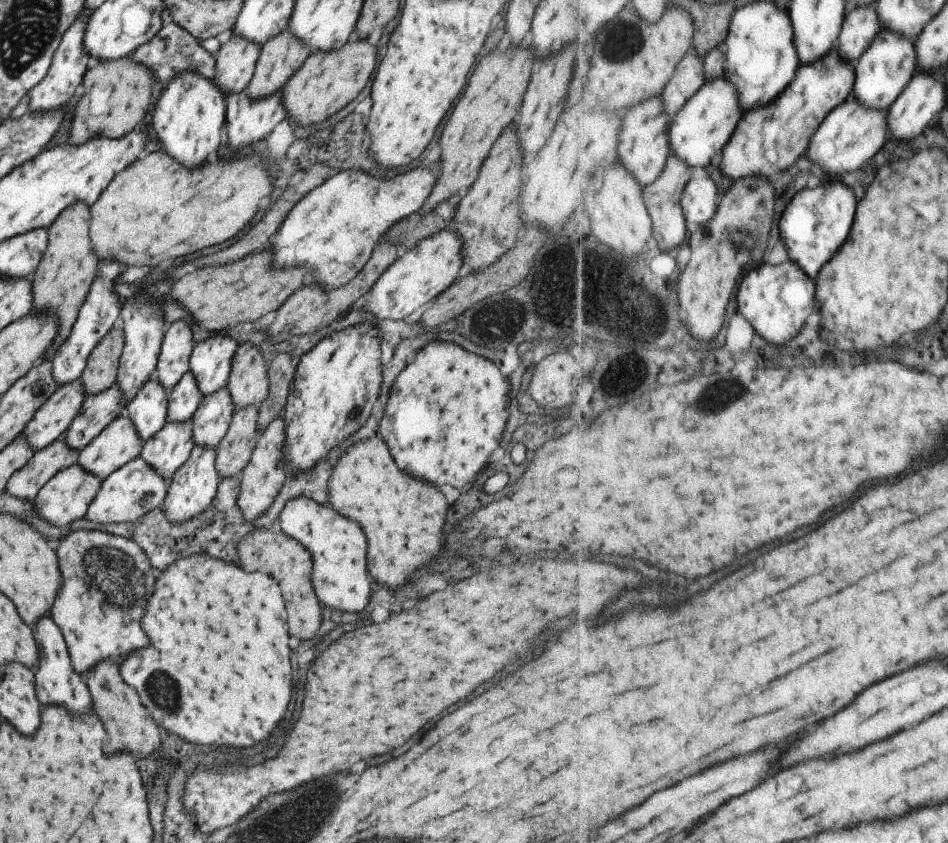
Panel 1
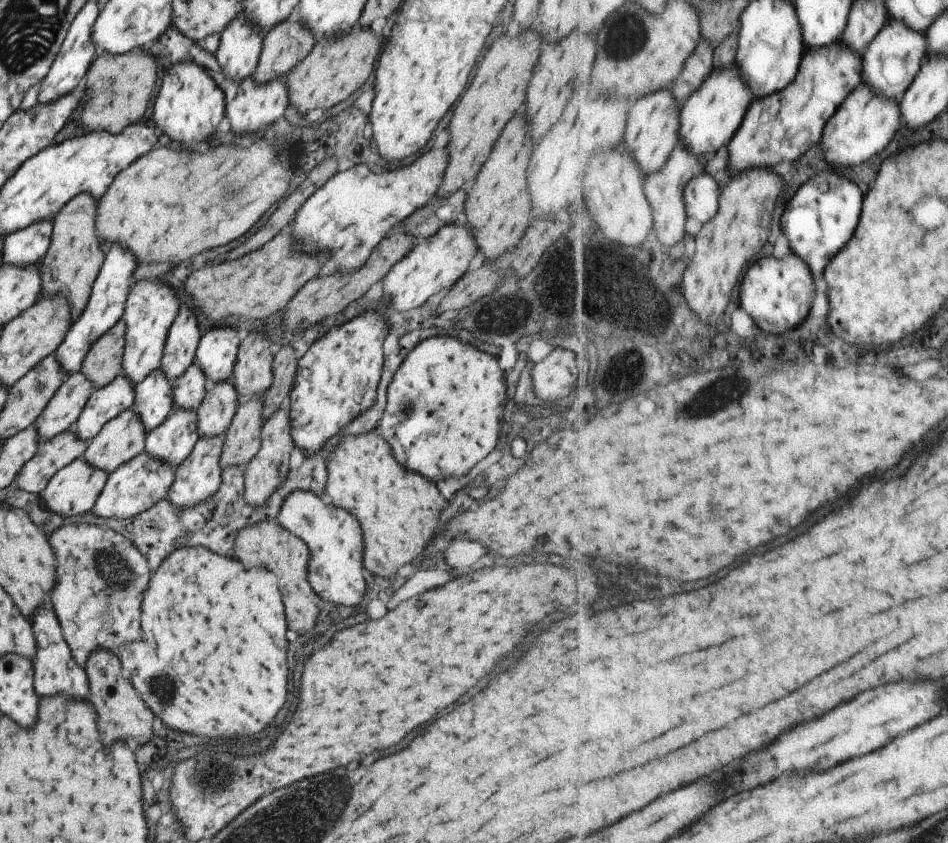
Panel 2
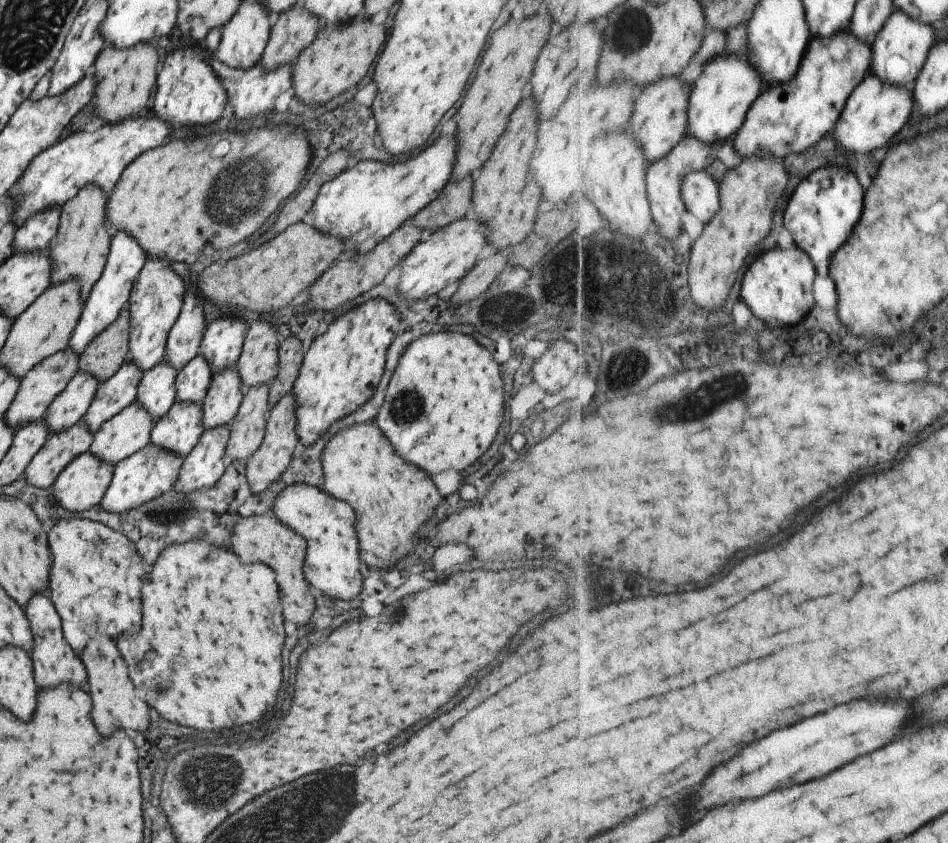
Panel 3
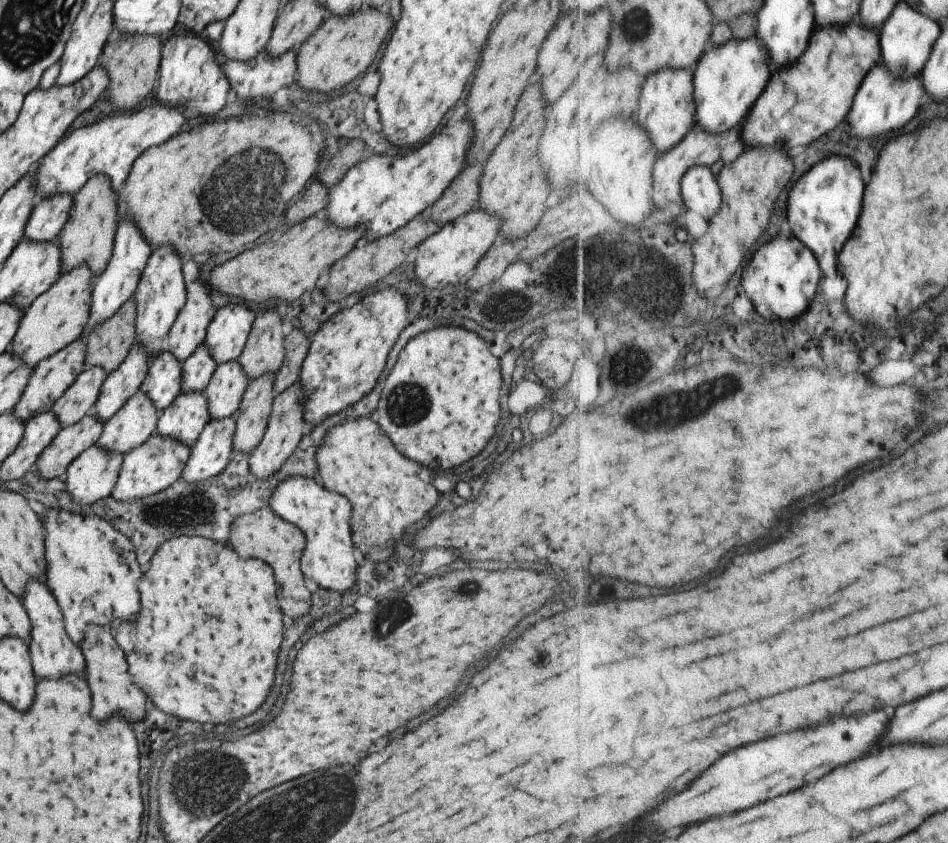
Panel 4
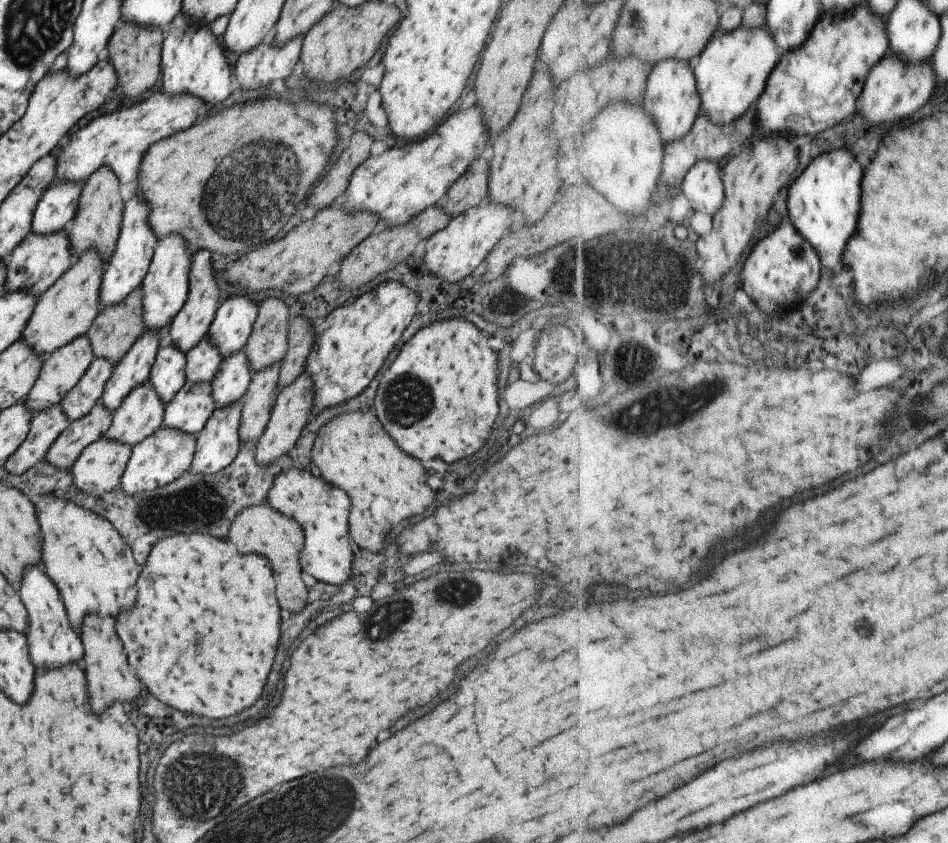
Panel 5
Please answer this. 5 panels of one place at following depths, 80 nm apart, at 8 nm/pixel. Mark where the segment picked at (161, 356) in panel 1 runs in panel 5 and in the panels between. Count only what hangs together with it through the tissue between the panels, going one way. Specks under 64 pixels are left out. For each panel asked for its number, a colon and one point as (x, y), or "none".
2: (182, 336)
3: (183, 338)
4: (188, 329)
5: (191, 323)

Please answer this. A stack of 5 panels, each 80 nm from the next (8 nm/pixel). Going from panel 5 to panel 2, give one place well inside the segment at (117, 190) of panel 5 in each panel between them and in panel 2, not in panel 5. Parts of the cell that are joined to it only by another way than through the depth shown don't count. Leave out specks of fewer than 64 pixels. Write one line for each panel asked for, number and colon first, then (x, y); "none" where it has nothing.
2: (72, 260)
3: (82, 245)
4: (86, 238)

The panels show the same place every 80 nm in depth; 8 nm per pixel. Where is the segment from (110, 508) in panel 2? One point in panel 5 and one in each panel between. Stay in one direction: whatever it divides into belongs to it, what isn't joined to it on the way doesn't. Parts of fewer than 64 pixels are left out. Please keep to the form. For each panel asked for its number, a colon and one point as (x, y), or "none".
3: (150, 471)
4: (152, 466)
5: (154, 461)

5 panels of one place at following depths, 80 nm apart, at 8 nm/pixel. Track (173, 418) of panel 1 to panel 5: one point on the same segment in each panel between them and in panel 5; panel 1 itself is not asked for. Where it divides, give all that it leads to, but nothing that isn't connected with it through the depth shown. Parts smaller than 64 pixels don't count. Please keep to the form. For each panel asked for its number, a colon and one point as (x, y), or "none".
2: (188, 389)
3: (191, 381)
4: (197, 368)
5: (202, 360)

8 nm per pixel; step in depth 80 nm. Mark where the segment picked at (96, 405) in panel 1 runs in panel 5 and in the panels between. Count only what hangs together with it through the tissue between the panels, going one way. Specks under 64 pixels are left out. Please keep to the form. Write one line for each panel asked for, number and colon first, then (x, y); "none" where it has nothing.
2: (105, 403)
3: (114, 394)
4: (118, 385)
5: (132, 369)

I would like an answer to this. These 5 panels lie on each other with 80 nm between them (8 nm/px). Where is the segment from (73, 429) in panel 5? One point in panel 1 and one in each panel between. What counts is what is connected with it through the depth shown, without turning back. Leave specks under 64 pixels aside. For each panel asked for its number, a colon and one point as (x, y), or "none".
1: (24, 483)
2: (52, 454)
3: (59, 449)
4: (70, 441)

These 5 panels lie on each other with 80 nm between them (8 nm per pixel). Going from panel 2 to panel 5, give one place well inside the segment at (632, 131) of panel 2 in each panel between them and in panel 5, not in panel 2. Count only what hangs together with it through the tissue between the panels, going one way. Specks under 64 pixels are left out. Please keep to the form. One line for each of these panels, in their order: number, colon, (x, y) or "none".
3: (661, 122)
4: (668, 110)
5: (672, 98)

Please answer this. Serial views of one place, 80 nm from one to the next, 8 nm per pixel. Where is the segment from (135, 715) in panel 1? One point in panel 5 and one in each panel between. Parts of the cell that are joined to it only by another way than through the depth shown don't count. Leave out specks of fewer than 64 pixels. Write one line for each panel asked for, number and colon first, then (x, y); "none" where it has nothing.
2: (120, 712)
3: (115, 703)
4: (105, 671)
5: (109, 676)

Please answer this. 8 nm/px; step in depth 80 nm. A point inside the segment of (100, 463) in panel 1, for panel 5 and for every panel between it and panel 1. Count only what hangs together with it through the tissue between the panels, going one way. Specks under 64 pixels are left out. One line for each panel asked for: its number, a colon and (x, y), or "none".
2: (121, 438)
3: (129, 430)
4: (135, 421)
5: (140, 413)

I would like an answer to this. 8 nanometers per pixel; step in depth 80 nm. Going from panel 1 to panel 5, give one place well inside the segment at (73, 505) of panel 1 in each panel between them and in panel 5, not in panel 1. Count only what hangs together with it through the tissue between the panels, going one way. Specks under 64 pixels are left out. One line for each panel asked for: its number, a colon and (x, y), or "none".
2: (72, 490)
3: (81, 484)
4: (91, 476)
5: (98, 468)

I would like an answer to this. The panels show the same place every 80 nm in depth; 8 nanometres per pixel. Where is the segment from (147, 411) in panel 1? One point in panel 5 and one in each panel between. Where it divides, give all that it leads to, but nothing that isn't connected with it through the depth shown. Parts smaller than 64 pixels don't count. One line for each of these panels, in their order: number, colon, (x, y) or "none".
2: (152, 403)
3: (155, 391)
4: (161, 384)
5: (166, 375)

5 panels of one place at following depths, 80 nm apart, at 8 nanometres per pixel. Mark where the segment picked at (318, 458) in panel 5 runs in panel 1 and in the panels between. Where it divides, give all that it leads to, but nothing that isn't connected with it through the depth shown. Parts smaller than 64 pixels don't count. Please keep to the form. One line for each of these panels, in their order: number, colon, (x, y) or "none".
1: (401, 518)
2: (397, 509)
3: (391, 499)
4: (388, 493)

